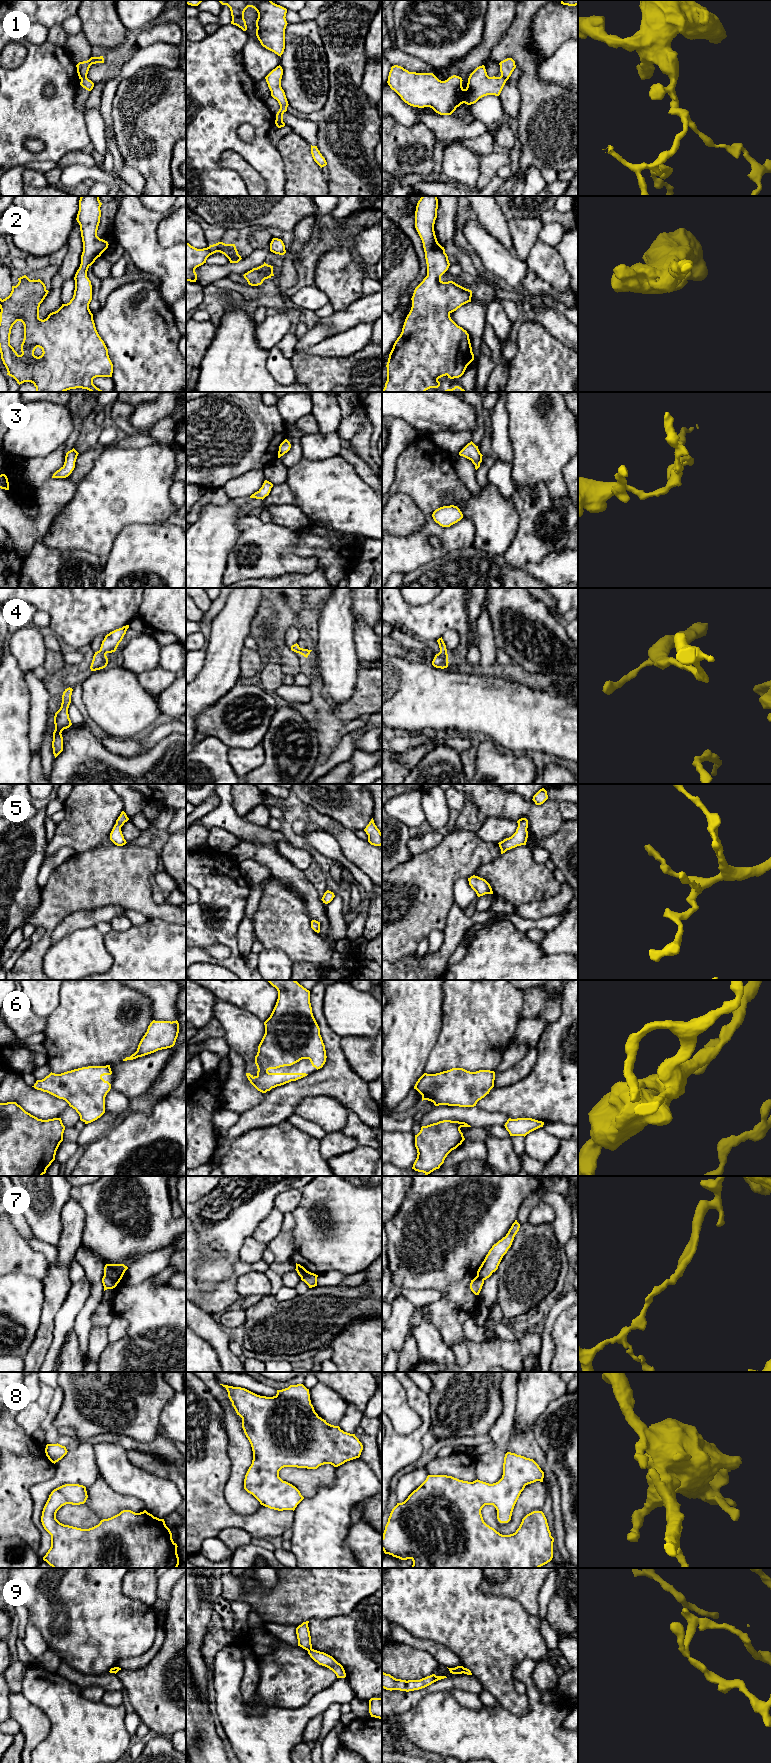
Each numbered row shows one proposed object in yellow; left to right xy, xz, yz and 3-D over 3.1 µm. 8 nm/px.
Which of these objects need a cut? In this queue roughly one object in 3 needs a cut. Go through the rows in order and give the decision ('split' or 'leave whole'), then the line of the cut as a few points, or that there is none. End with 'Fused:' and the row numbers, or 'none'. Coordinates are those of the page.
1: split; cut in xz along (276, 117), (282, 121)
2: leave whole; no cut
3: leave whole; no cut
4: leave whole; no cut
5: leave whole; no cut
6: leave whole; no cut
7: split; cut in xy along (104, 1274), (116, 1284)
8: leave whole; no cut
9: split; cut in xz along (311, 1647), (307, 1650)
Fused: 1, 7, 9

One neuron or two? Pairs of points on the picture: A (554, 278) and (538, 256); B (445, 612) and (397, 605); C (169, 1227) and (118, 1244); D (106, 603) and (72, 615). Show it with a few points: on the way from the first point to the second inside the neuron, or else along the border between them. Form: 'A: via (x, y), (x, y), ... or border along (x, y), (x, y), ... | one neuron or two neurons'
A: via (554, 273), (543, 261) | one neuron
B: via (433, 613), (409, 613) | one neuron
C: via (156, 1228), (145, 1239), (131, 1240) | one neuron
D: via (98, 603), (84, 603), (80, 607) | one neuron

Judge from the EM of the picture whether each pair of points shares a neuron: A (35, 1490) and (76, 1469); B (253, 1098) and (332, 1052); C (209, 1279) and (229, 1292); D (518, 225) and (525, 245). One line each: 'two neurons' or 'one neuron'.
A: one neuron
B: two neurons
C: two neurons
D: one neuron

